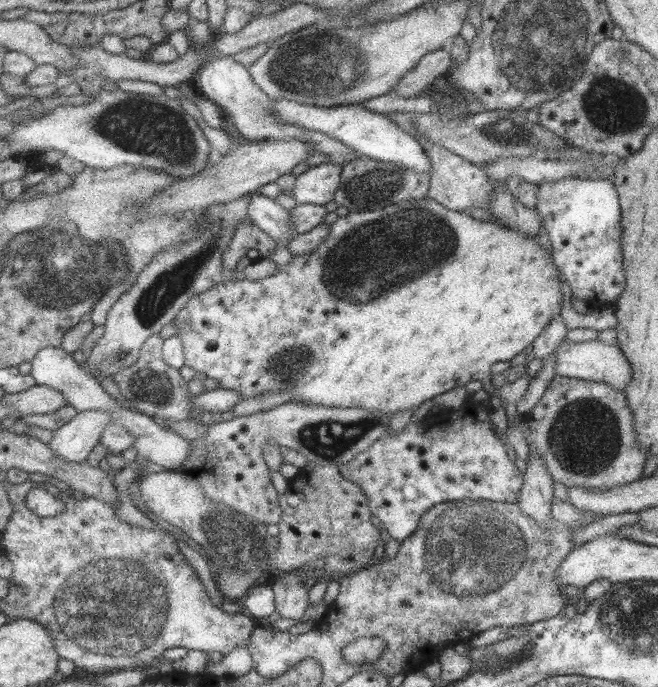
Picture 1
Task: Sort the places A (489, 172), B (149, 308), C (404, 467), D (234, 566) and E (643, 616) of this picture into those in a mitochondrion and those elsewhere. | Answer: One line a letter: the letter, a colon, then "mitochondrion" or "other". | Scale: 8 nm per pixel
A: other
B: mitochondrion
C: other
D: mitochondrion
E: mitochondrion

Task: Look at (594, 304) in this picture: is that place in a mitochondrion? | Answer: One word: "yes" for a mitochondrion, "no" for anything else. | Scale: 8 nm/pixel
no

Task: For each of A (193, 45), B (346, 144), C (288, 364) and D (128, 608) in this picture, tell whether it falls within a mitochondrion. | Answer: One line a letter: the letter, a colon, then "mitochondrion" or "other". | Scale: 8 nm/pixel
A: other
B: other
C: mitochondrion
D: mitochondrion

